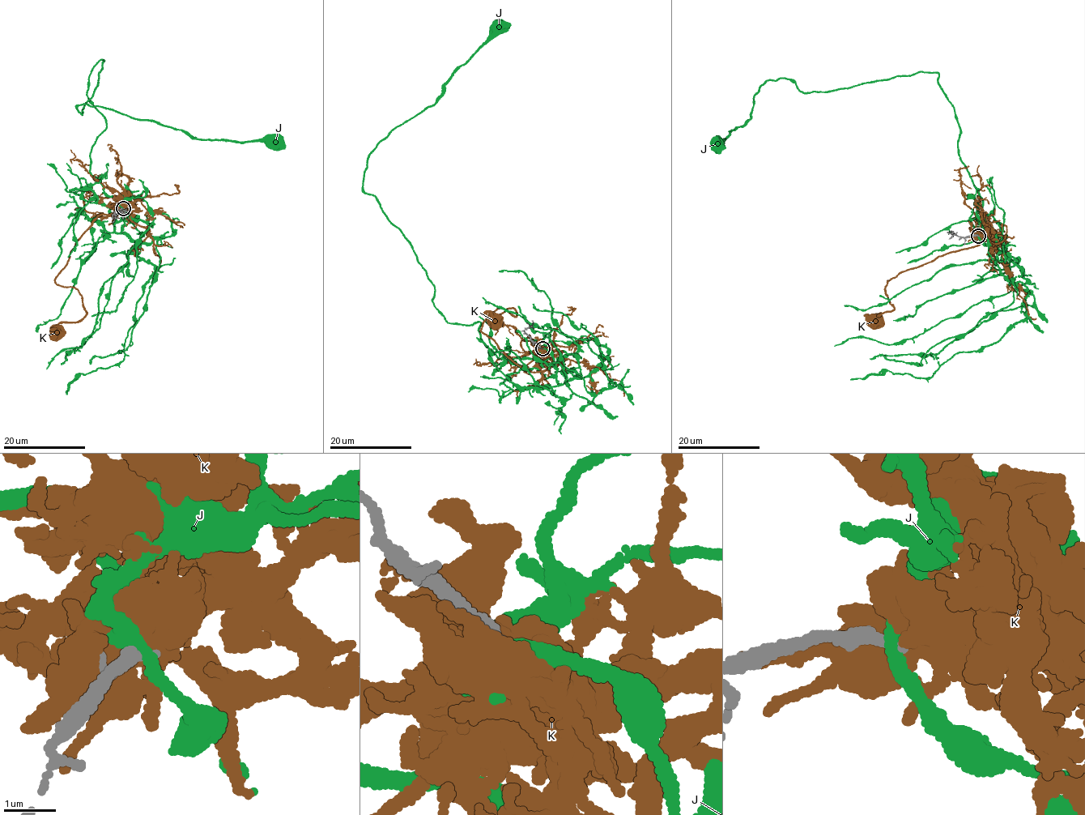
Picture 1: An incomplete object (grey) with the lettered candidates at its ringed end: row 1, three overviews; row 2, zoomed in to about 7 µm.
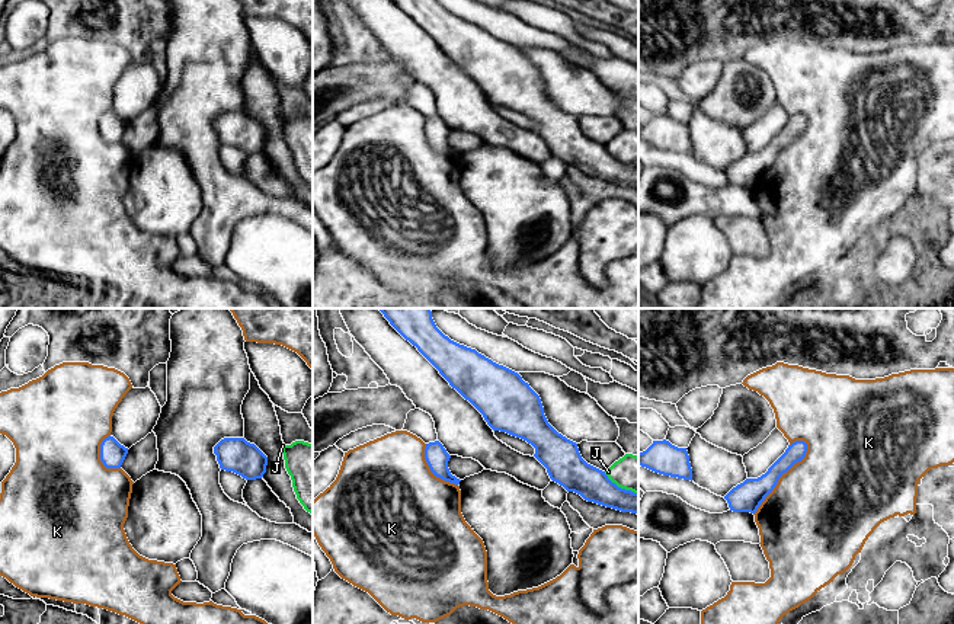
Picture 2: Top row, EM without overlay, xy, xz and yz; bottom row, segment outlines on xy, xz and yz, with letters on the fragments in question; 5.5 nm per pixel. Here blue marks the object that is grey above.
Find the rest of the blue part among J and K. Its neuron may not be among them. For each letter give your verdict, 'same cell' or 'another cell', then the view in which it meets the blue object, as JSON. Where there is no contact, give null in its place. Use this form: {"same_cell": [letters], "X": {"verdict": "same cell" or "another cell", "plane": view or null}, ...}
{"same_cell": [], "J": {"verdict": "another cell", "plane": "xz"}, "K": {"verdict": "another cell", "plane": "yz"}}

